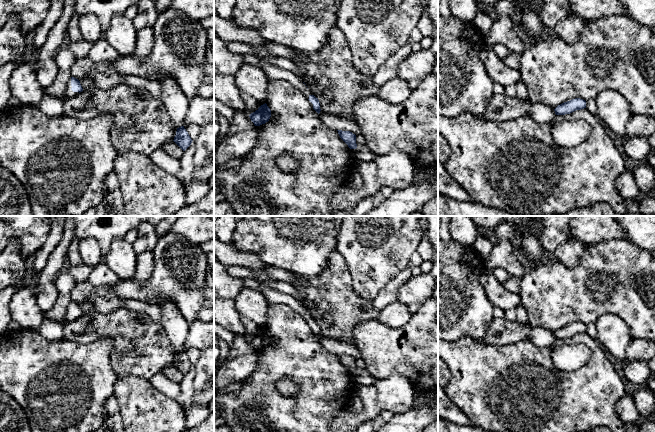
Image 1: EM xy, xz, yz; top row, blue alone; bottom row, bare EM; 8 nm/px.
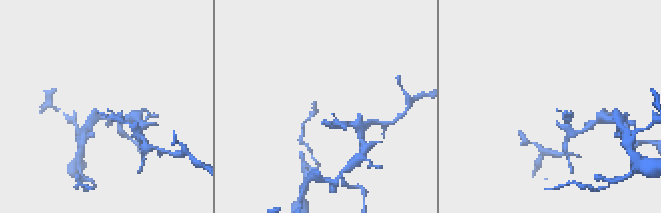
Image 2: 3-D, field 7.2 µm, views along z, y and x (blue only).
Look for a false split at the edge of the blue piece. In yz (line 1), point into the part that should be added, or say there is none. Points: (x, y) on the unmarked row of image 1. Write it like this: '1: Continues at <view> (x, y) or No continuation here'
1: No continuation here

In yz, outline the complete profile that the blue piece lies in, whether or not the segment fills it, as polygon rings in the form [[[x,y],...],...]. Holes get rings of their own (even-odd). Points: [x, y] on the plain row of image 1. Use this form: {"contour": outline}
{"contour": [[[575,322],[558,329],[554,335],[556,339],[565,339],[584,332],[586,332],[586,325],[580,322]]]}

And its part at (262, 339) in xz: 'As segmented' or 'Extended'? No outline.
As segmented

